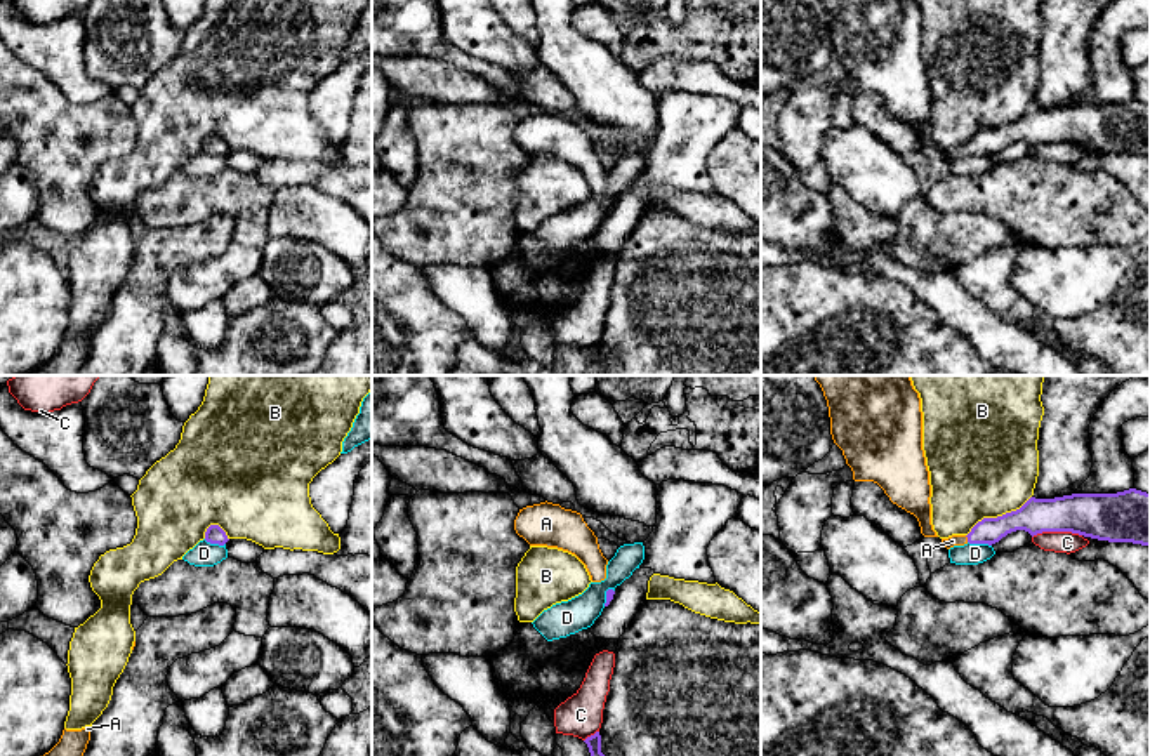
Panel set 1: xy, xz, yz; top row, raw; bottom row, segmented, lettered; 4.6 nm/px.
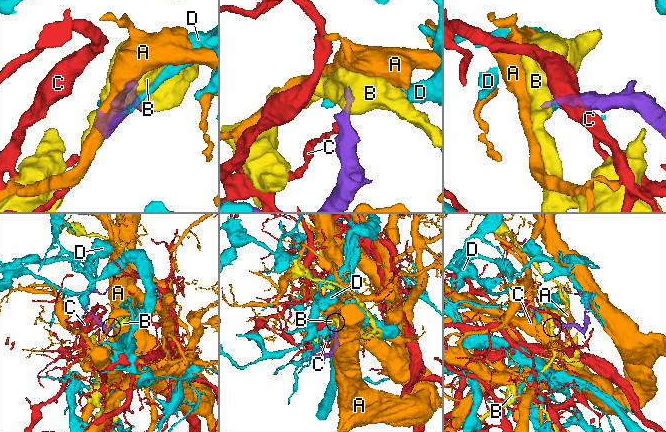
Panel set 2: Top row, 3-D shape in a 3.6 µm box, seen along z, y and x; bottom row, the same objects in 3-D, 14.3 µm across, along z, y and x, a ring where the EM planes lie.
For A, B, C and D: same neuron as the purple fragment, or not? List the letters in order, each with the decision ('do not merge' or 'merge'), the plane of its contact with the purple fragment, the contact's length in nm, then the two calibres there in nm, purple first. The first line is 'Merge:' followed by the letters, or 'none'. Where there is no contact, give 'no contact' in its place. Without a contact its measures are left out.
Merge: A
A: merge | yz | 40 nm | 120/50 nm
B: do not merge | yz | 360 nm | 160/500 nm
C: do not merge | yz | 240 nm | 220/100 nm
D: do not merge | yz | 110 nm | 120/100 nm

